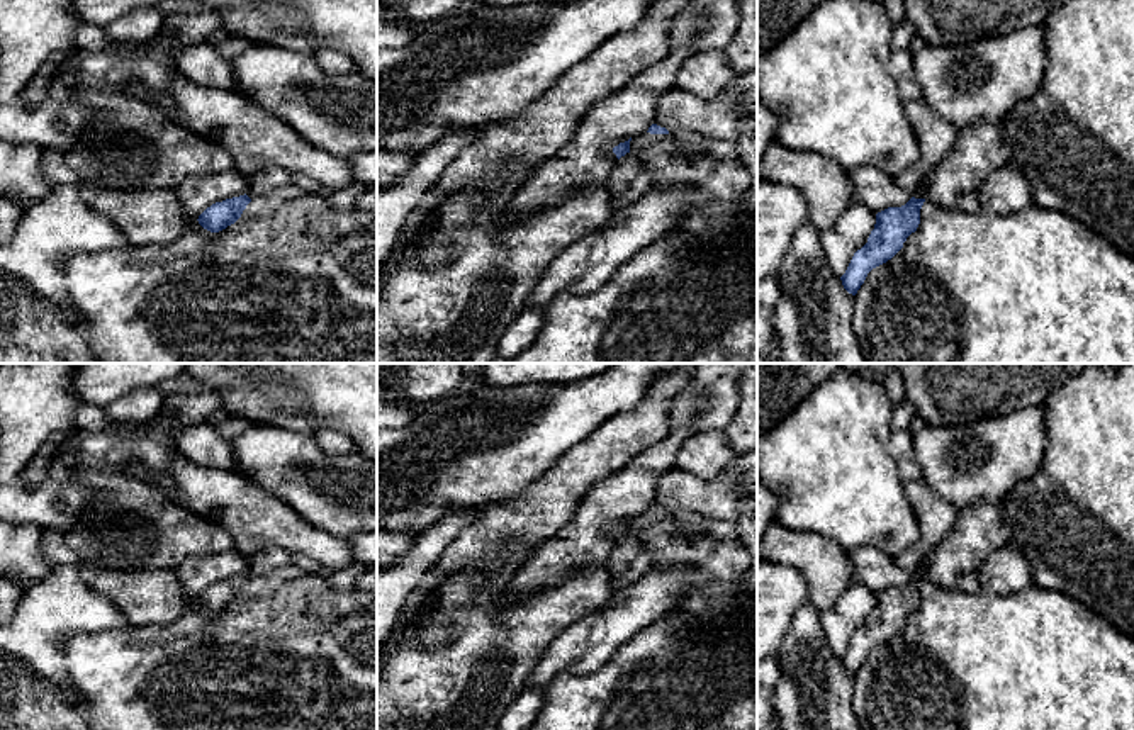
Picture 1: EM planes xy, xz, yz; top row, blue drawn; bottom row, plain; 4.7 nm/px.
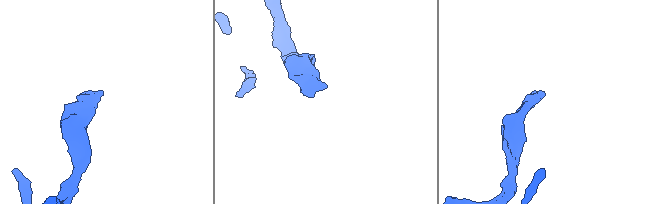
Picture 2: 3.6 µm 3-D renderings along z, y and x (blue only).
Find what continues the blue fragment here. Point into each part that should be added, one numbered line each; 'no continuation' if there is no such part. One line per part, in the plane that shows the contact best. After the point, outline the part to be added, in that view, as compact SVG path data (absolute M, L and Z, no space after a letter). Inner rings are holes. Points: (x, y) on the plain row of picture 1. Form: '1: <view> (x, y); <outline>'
1: xz (627, 549); M645 511L645 513L632 518L630 531L616 542L616 545L611 550L611 555L608 559L606 569L608 569L609 576L625 574L628 570L630 564L643 550L637 531L647 528L648 525L652 525L665 516L667 514L650 514Z

